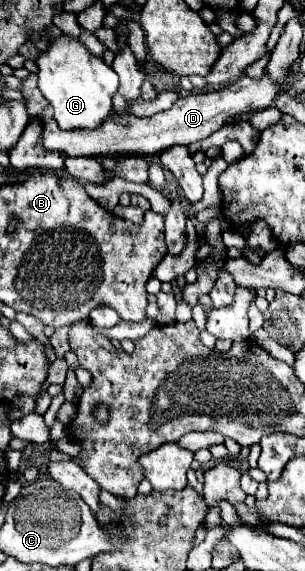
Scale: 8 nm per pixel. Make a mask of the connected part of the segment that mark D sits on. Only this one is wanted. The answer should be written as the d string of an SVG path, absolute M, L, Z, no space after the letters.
M267 69L263 79L251 79L241 75L235 83L207 93L193 93L181 97L171 109L155 113L151 117L135 117L135 115L109 115L95 129L71 129L61 131L55 119L43 119L43 143L47 149L63 151L71 157L101 157L101 155L127 155L127 157L155 157L163 149L171 145L191 145L201 139L207 139L211 133L221 129L229 119L243 115L247 111L261 111L273 105L281 83L273 83L267 77Z

